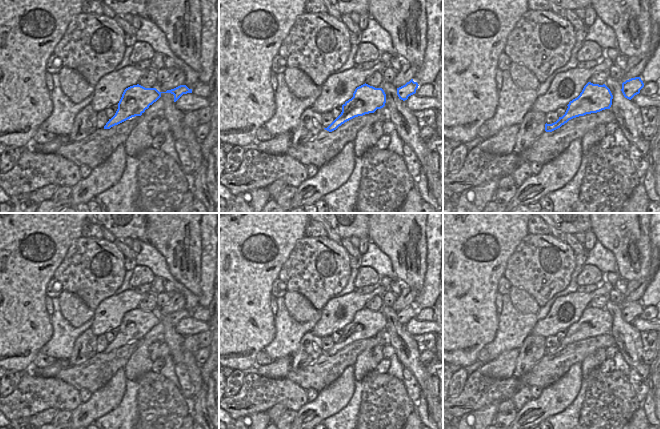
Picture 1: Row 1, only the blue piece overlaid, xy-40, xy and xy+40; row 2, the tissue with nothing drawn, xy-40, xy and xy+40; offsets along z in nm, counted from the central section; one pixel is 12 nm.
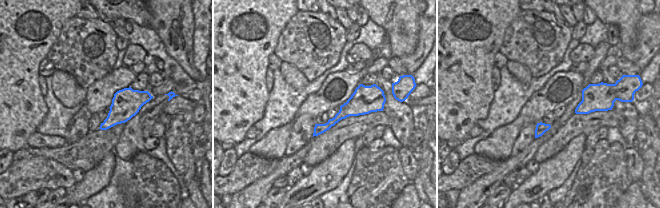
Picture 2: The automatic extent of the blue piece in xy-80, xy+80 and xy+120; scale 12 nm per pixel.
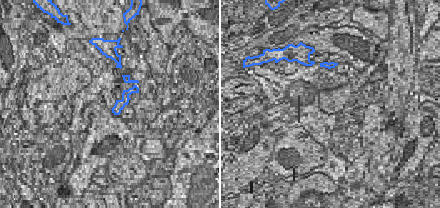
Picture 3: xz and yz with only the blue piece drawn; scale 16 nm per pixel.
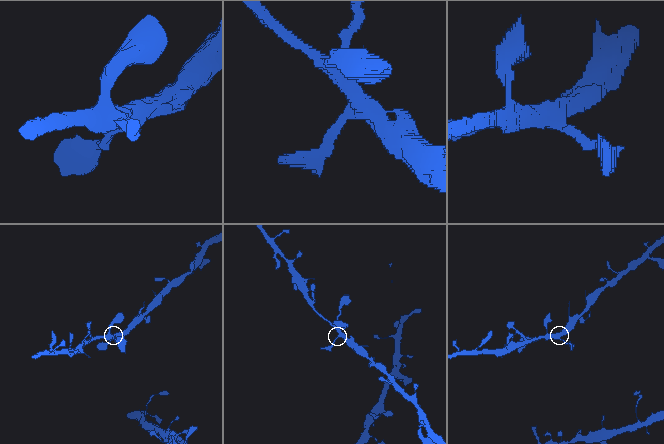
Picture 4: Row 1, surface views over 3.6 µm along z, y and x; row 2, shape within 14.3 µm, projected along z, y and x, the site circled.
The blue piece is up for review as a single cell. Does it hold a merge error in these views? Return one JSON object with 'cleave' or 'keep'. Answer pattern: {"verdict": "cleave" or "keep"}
{"verdict": "keep"}

